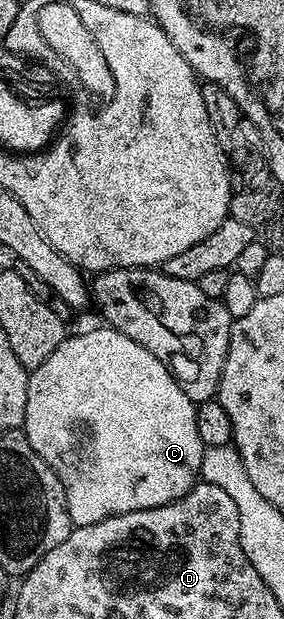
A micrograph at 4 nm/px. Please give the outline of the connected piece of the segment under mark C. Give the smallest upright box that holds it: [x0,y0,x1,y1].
[24,328,206,527]

